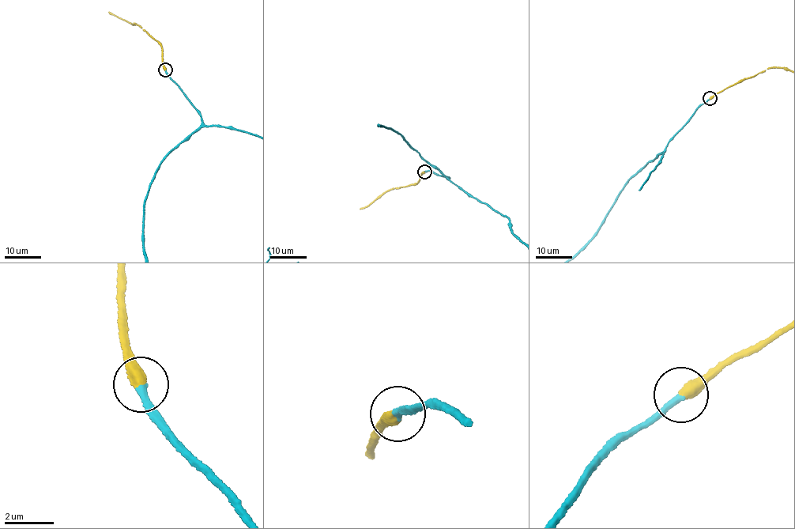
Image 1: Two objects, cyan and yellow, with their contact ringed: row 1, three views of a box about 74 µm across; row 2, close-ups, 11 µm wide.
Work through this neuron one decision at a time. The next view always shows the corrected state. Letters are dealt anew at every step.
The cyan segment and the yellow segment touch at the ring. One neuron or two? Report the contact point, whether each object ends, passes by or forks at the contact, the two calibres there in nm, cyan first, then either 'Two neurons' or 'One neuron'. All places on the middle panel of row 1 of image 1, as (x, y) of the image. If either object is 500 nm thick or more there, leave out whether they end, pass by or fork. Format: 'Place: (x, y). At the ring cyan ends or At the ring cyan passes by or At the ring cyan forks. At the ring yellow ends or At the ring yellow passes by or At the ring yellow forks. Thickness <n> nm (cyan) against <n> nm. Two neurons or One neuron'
Place: (424, 171). Thickness 280 nm (cyan) against 500 nm. One neuron

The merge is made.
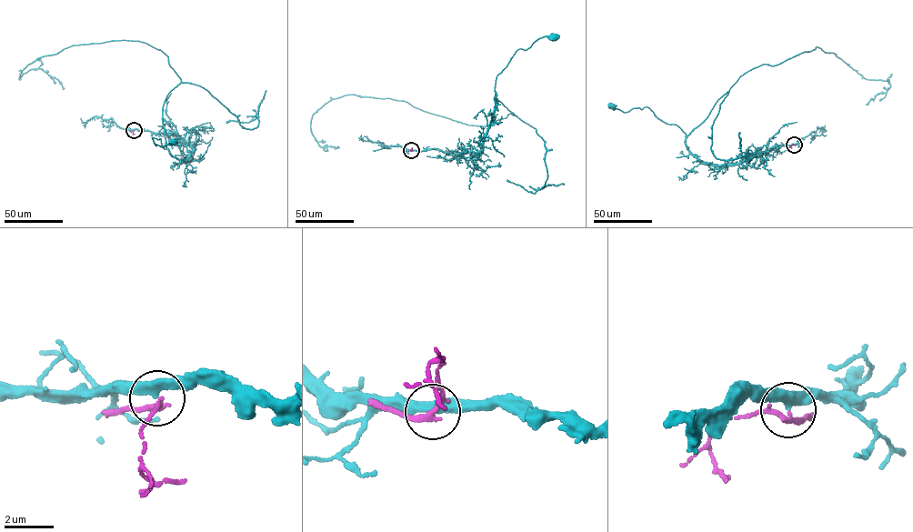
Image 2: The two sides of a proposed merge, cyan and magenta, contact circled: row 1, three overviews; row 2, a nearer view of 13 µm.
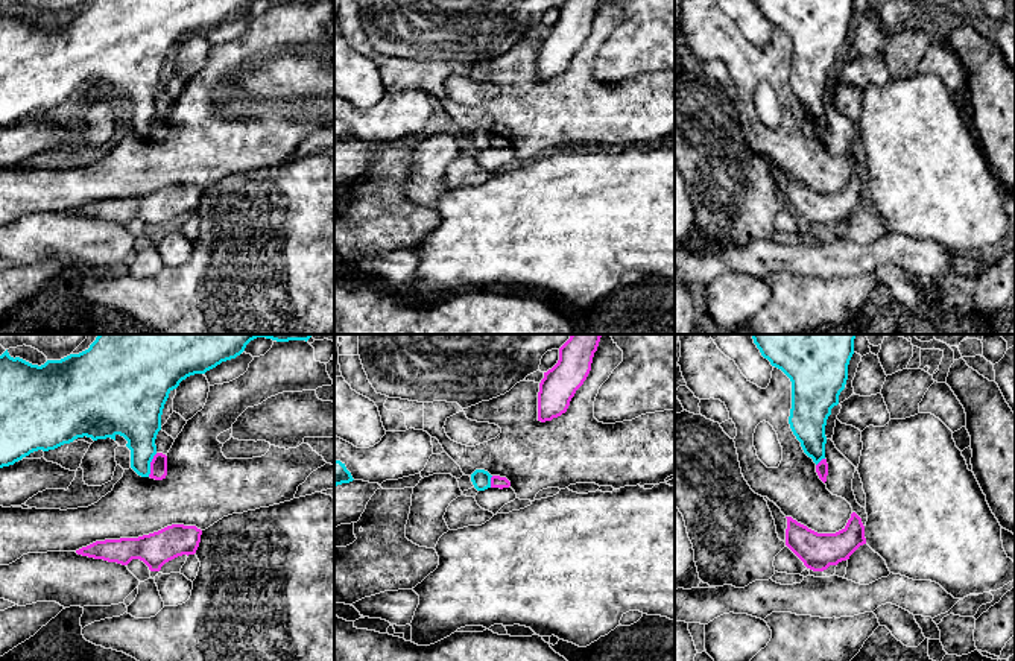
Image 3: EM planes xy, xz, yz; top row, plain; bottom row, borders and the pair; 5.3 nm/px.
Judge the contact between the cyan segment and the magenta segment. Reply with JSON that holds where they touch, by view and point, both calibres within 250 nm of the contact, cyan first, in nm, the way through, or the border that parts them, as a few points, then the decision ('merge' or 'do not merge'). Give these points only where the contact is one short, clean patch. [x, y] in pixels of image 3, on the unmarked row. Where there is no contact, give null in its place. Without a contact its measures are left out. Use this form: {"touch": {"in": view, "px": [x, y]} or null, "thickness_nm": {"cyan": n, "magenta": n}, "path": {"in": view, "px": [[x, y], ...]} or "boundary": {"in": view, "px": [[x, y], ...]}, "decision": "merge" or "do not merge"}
{"touch": {"in": "xy", "px": [149, 125]}, "thickness_nm": {"cyan": 240, "magenta": 100}, "boundary": {"in": "xy", "px": [[157, 113], [148, 135]]}, "decision": "do not merge"}

